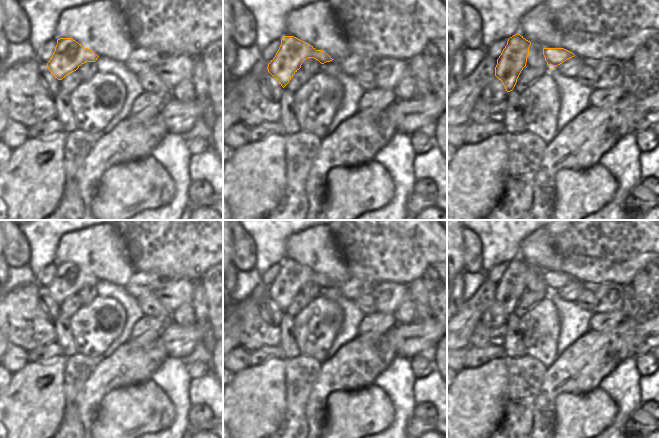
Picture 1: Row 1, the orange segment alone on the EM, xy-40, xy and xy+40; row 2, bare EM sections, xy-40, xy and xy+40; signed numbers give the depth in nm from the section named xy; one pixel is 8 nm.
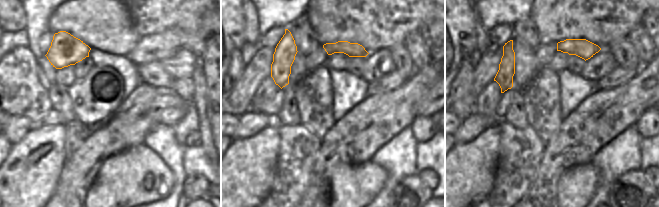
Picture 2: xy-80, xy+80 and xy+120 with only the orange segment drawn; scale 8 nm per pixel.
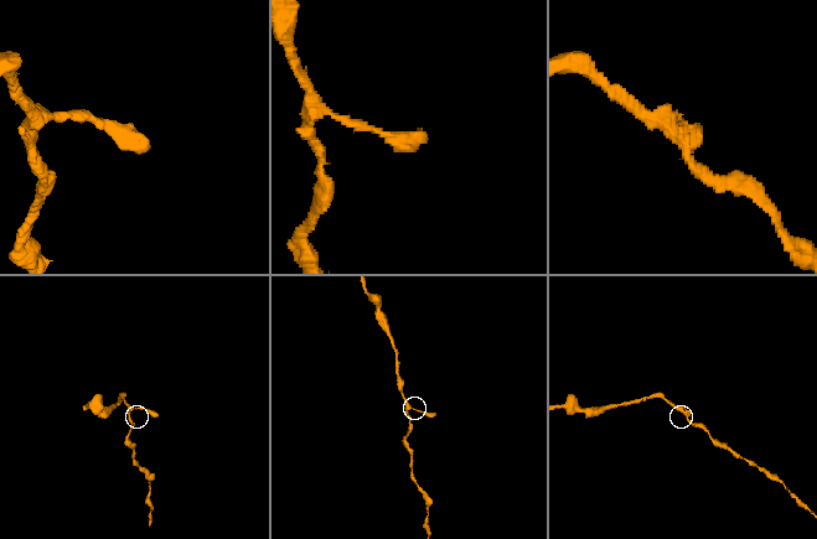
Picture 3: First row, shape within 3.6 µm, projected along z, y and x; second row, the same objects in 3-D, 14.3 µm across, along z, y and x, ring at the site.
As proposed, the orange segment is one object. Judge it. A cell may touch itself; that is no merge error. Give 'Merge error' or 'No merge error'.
Merge error

